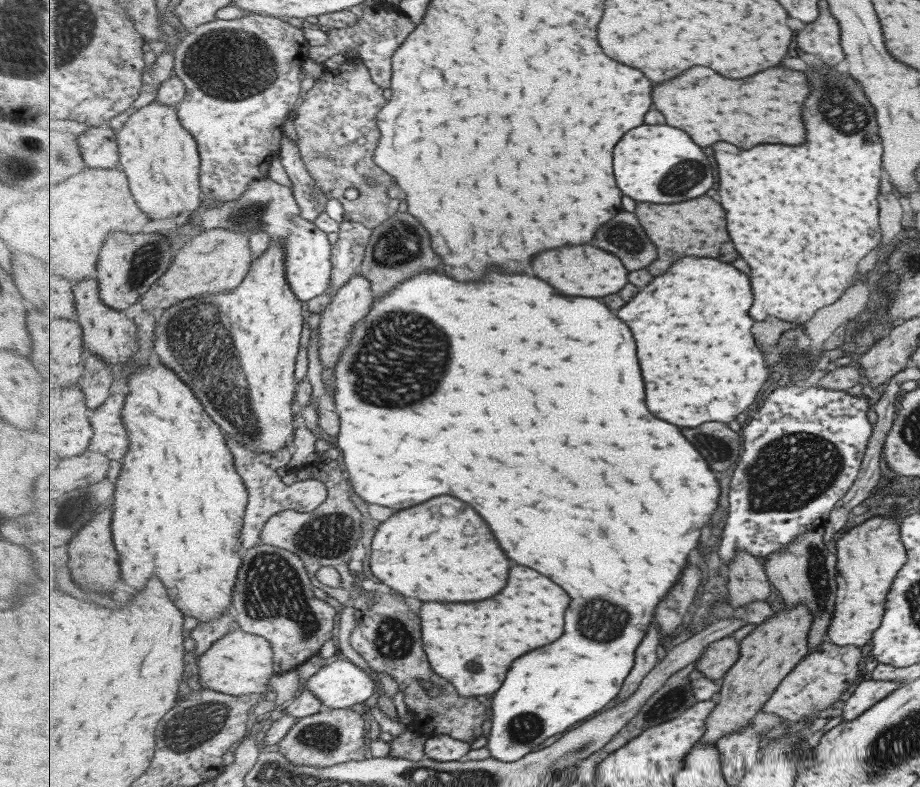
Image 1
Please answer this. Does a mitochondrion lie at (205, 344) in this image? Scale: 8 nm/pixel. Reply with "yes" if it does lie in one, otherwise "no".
yes

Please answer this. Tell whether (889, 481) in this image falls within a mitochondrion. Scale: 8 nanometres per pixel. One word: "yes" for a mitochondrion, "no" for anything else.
no

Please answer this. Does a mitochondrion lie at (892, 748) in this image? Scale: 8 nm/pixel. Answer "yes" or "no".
yes

